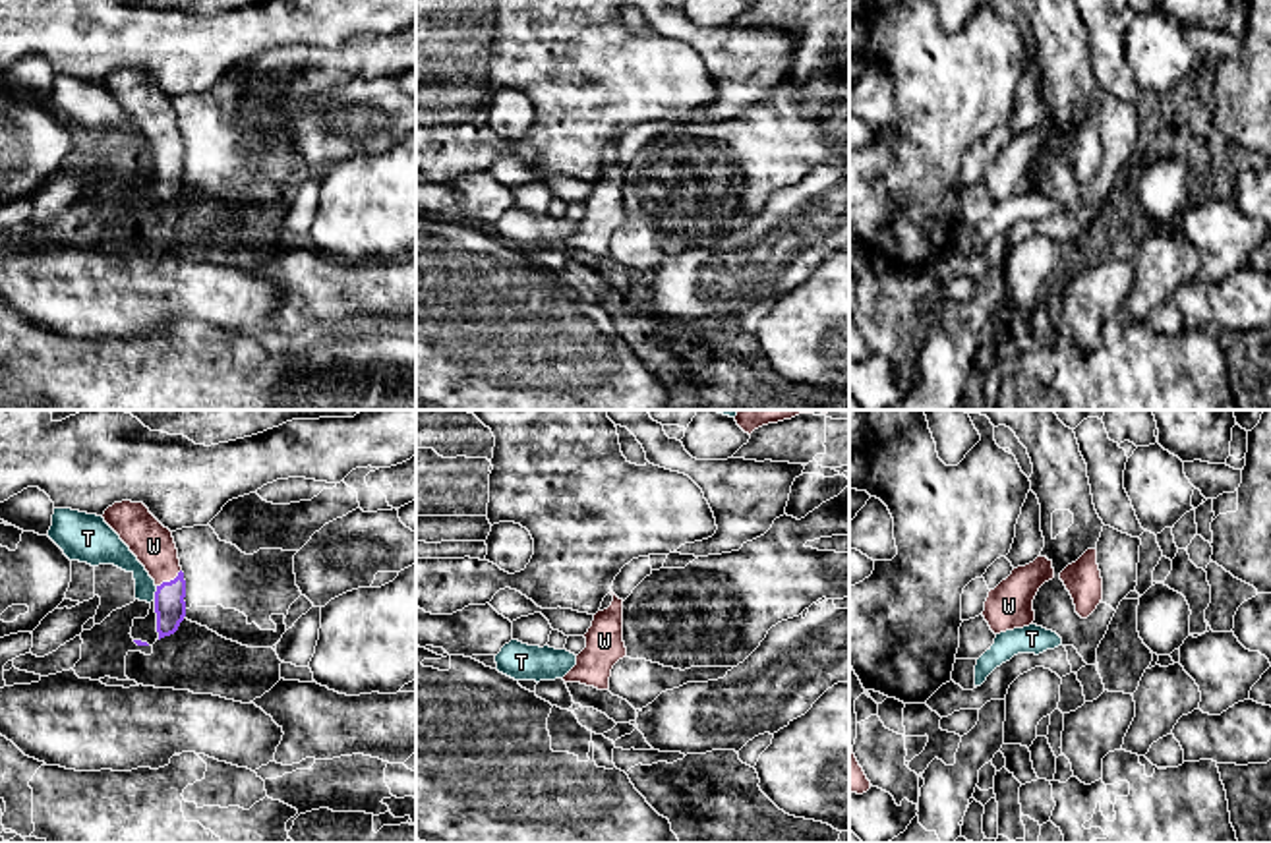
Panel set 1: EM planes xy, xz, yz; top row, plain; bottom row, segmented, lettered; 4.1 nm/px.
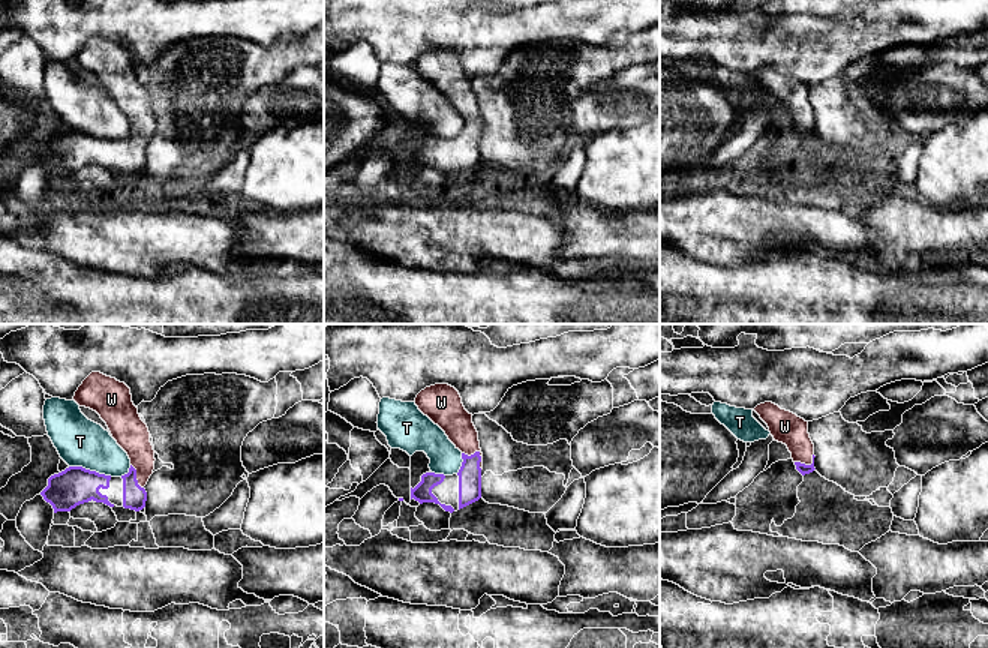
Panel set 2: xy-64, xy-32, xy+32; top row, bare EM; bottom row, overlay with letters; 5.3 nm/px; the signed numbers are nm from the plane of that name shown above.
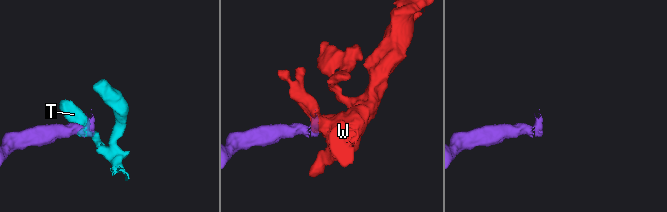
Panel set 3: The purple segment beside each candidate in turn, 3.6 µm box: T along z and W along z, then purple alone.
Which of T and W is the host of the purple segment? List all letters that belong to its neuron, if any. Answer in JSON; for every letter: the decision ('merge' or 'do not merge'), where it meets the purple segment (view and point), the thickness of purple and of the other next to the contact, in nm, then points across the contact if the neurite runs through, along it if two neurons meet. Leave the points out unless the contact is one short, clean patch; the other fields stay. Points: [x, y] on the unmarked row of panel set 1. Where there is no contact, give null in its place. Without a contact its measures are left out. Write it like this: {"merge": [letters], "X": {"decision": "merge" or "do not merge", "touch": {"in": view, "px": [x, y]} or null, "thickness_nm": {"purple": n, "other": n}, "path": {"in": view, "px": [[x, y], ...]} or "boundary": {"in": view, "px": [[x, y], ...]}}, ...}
{"merge": ["W"], "T": {"decision": "do not merge", "touch": {"in": "xy", "px": [155, 161]}, "thickness_nm": {"purple": 130, "other": 110}, "boundary": {"in": "xy", "px": [[157, 153], [153, 167]]}}, "W": {"decision": "merge", "touch": {"in": "xy", "px": [171, 147]}, "thickness_nm": {"purple": 130, "other": 170}, "path": {"in": "xy", "px": [[169, 165], [171, 147], [153, 113]]}}}

